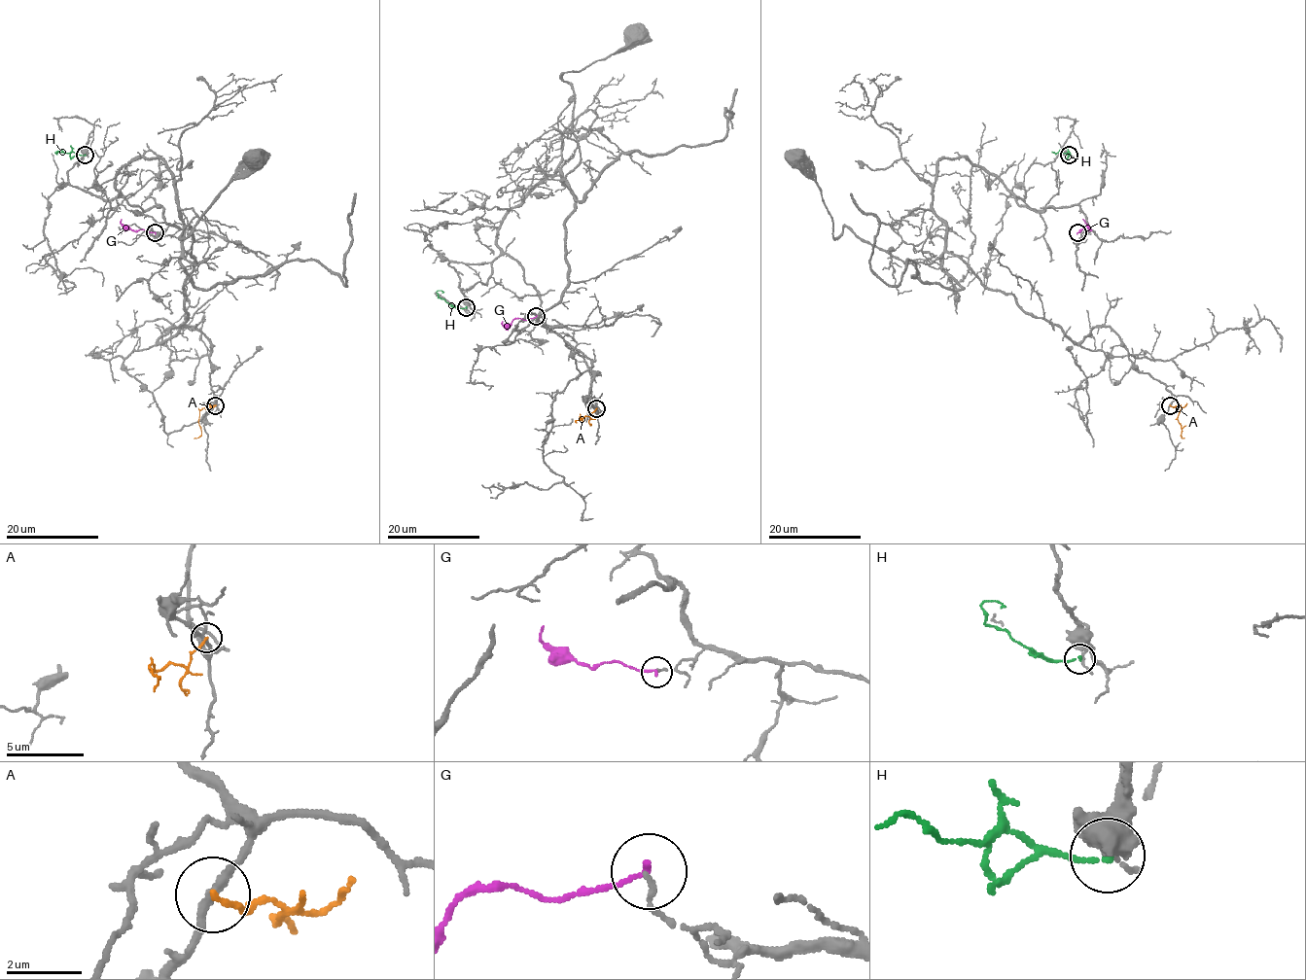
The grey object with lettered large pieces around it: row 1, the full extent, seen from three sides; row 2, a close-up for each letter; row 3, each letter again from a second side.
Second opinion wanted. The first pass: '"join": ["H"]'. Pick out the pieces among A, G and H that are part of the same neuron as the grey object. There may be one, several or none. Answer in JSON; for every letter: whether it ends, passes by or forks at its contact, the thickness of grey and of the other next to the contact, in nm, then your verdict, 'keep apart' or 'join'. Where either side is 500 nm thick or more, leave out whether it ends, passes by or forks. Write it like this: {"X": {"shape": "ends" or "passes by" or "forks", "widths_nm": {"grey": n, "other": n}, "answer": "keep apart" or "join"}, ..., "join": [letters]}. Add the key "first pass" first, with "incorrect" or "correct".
{"first pass": "incorrect", "A": {"shape": "ends", "widths_nm": {"grey": 240, "other": 140}, "answer": "keep apart"}, "G": {"shape": "ends", "widths_nm": {"grey": 130, "other": 130}, "answer": "join"}, "H": {"shape": "ends", "widths_nm": {"grey": 200, "other": 140}, "answer": "keep apart"}, "join": ["G"]}

